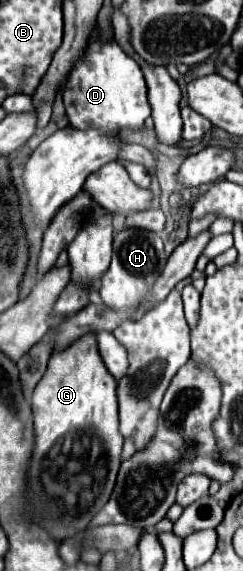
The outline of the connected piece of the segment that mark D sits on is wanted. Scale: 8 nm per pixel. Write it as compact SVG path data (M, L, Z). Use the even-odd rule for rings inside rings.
M97 29L91 31L91 41L87 43L83 57L75 61L65 77L65 83L59 89L63 93L69 123L75 129L101 127L107 131L137 131L151 115L151 105L147 101L147 83L143 79L141 67L129 55L125 55L115 39L101 39Z

